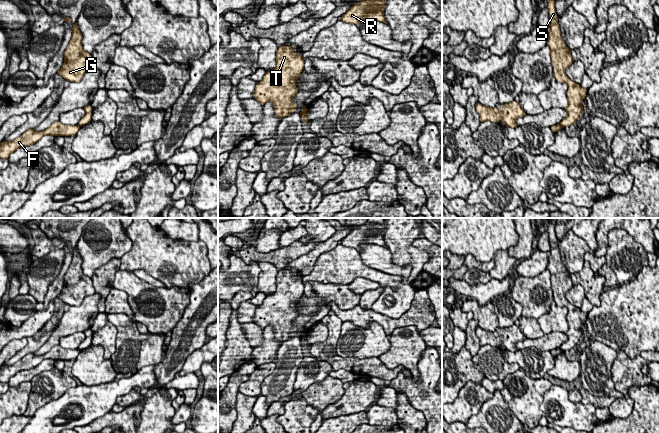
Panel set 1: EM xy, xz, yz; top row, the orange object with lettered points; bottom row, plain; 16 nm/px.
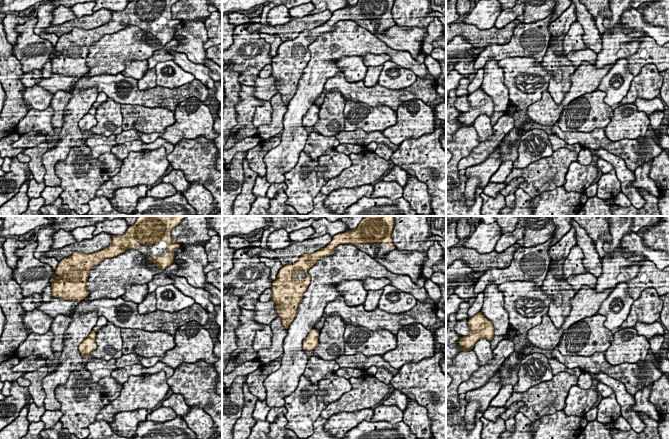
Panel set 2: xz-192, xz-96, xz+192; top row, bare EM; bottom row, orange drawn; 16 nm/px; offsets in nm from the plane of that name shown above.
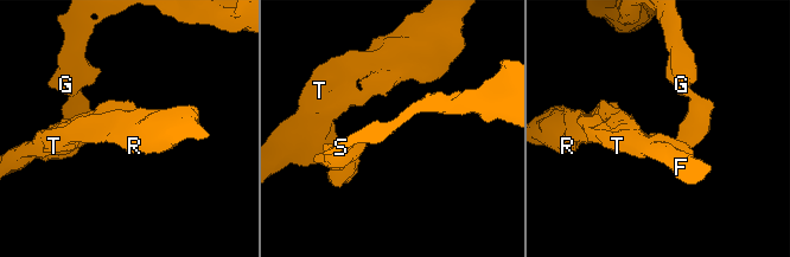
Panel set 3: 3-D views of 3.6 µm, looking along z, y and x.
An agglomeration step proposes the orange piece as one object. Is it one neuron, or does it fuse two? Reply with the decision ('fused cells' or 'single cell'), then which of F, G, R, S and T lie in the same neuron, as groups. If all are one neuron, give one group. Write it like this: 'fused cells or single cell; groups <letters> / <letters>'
fused cells; groups F R T / G S

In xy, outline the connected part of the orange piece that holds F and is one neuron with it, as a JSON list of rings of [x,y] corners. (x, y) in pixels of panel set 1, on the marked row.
[[[60,121],[54,122],[47,129],[37,132],[34,129],[26,130],[21,136],[12,141],[3,141],[0,143],[0,158],[8,159],[9,155],[16,151],[19,147],[31,146],[39,141],[44,135],[71,136],[76,135],[80,126],[64,125]]]

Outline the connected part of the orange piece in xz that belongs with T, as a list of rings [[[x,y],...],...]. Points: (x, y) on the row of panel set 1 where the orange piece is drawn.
[[[294,46],[278,47],[275,67],[265,73],[253,94],[253,99],[263,106],[266,102],[272,102],[275,116],[280,119],[296,111],[297,105],[293,103],[293,97],[298,88],[295,83],[304,69],[302,53],[297,56],[292,47]]]

